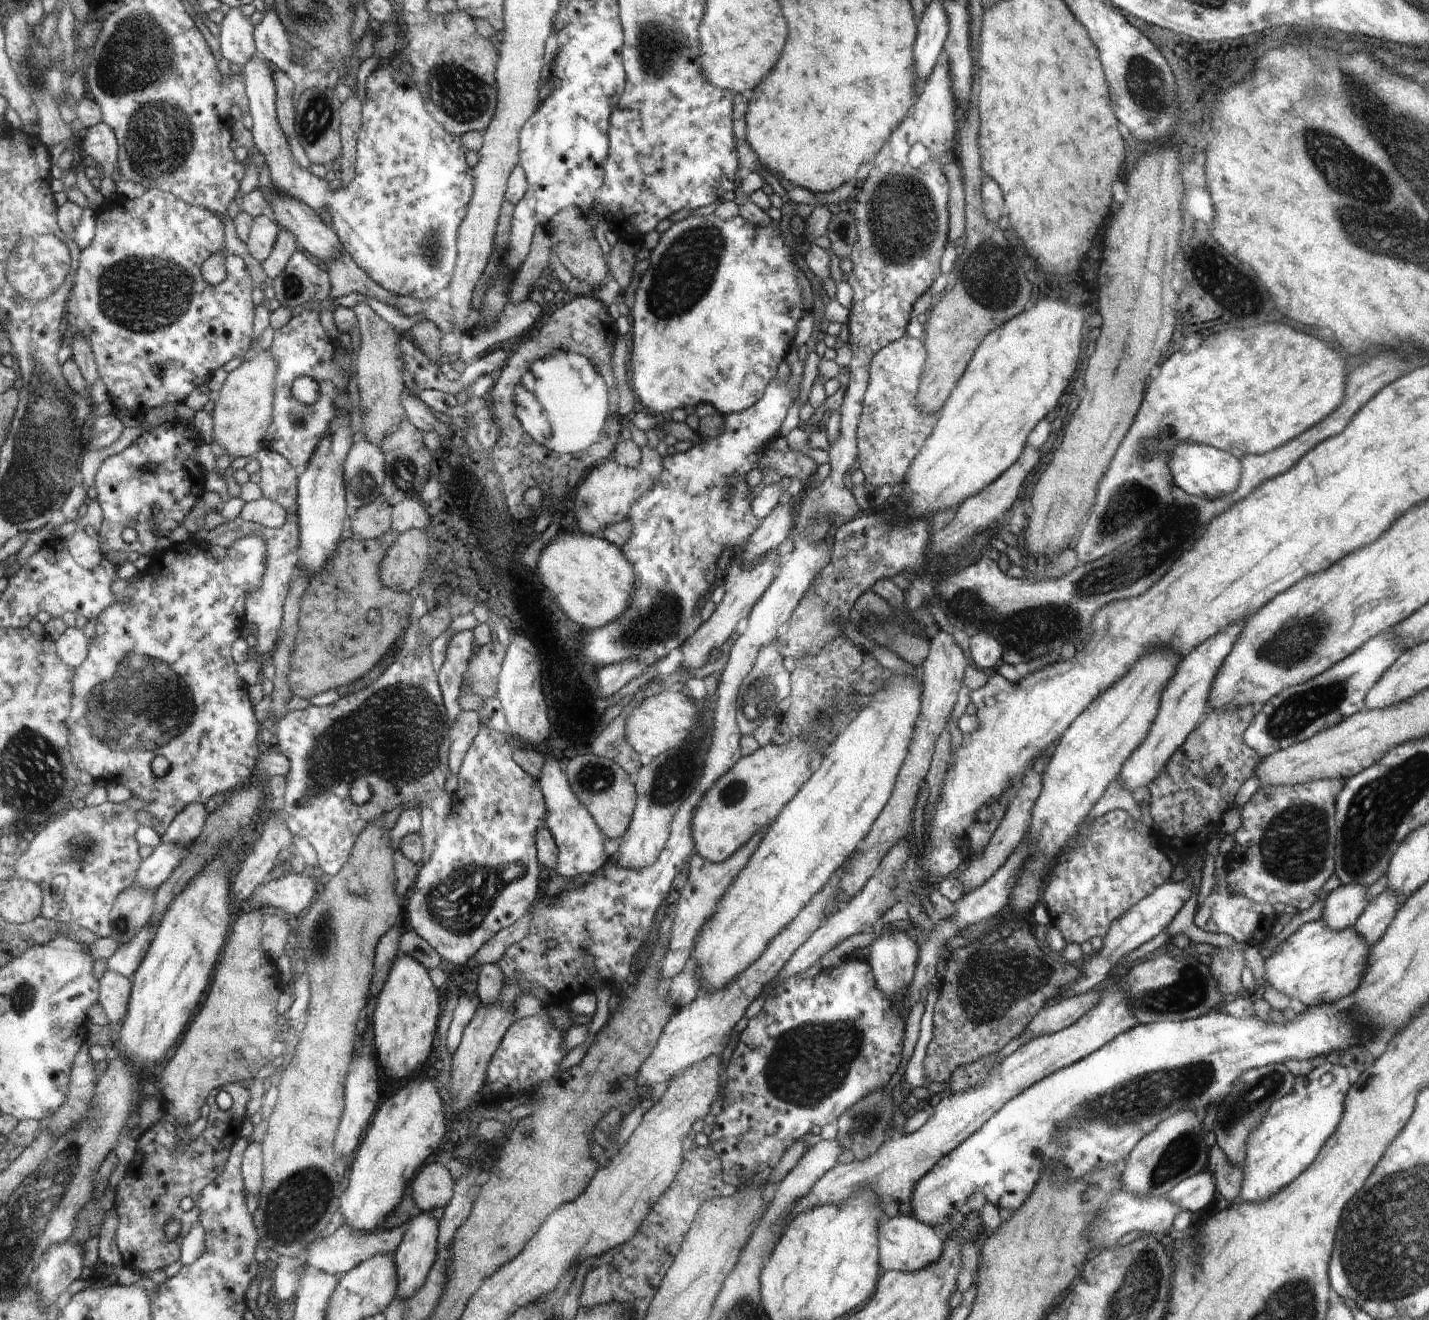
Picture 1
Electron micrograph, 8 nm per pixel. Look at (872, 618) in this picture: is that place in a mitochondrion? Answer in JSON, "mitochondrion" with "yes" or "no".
{"mitochondrion":"yes"}

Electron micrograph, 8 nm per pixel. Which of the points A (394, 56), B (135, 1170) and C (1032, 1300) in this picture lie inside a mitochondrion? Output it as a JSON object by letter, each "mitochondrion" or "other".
{"A":"other","B":"other","C":"other"}

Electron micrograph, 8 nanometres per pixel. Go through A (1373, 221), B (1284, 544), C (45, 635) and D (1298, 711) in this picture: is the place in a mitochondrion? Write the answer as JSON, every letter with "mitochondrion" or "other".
{"A":"mitochondrion","B":"other","C":"other","D":"mitochondrion"}

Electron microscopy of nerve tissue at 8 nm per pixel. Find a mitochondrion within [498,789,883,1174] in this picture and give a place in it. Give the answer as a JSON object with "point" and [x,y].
{"point":[821,1054]}

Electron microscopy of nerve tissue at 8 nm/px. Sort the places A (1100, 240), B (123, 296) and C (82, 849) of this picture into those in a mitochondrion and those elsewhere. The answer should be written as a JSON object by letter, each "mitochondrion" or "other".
{"A":"other","B":"mitochondrion","C":"mitochondrion"}

